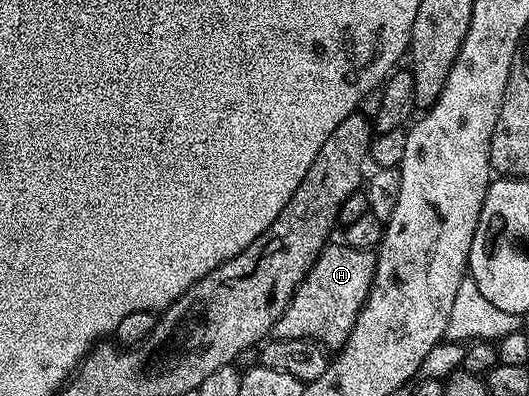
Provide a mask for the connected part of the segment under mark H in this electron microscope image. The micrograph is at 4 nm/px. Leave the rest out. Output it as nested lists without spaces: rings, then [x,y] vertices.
[[[328,245],[319,253],[319,259],[295,289],[290,304],[273,327],[276,339],[310,338],[327,348],[342,348],[346,344],[357,316],[371,294],[376,255],[369,250],[338,245]]]

